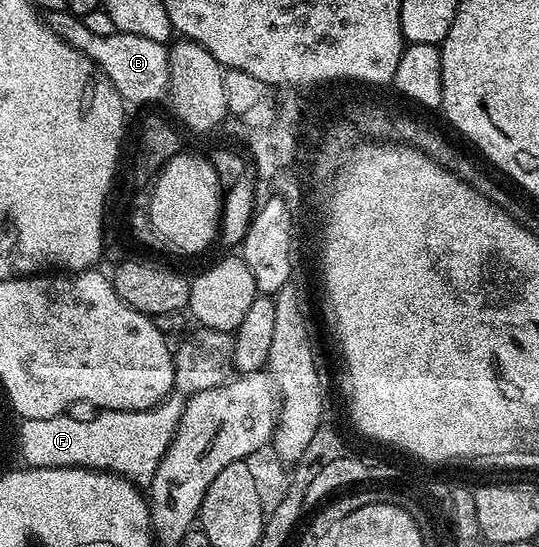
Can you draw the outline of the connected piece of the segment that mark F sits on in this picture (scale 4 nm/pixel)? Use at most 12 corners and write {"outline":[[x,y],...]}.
{"outline":[[184,402],[20,420],[22,464],[98,469],[140,487]]}

